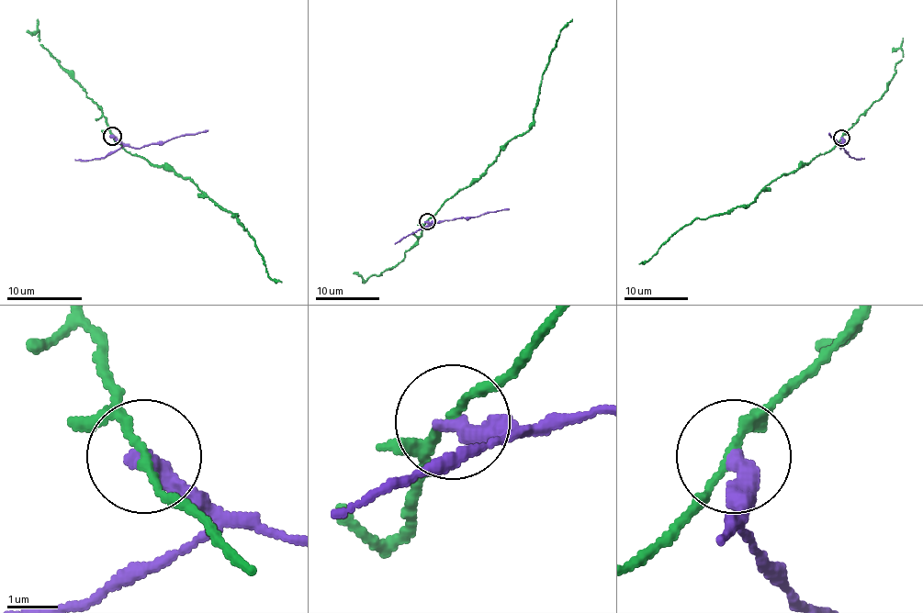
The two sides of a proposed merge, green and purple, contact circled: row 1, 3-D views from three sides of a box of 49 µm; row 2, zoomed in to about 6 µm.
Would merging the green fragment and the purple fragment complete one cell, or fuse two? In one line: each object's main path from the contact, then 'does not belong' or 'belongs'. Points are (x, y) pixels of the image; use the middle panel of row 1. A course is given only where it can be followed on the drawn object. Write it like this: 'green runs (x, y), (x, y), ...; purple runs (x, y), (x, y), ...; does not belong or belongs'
green runs (427, 221), (440, 206), (475, 181), (511, 139), (530, 128), (538, 105), (543, 73), (560, 30), (571, 19); purple runs (427, 221), (437, 223), (509, 208); does not belong

